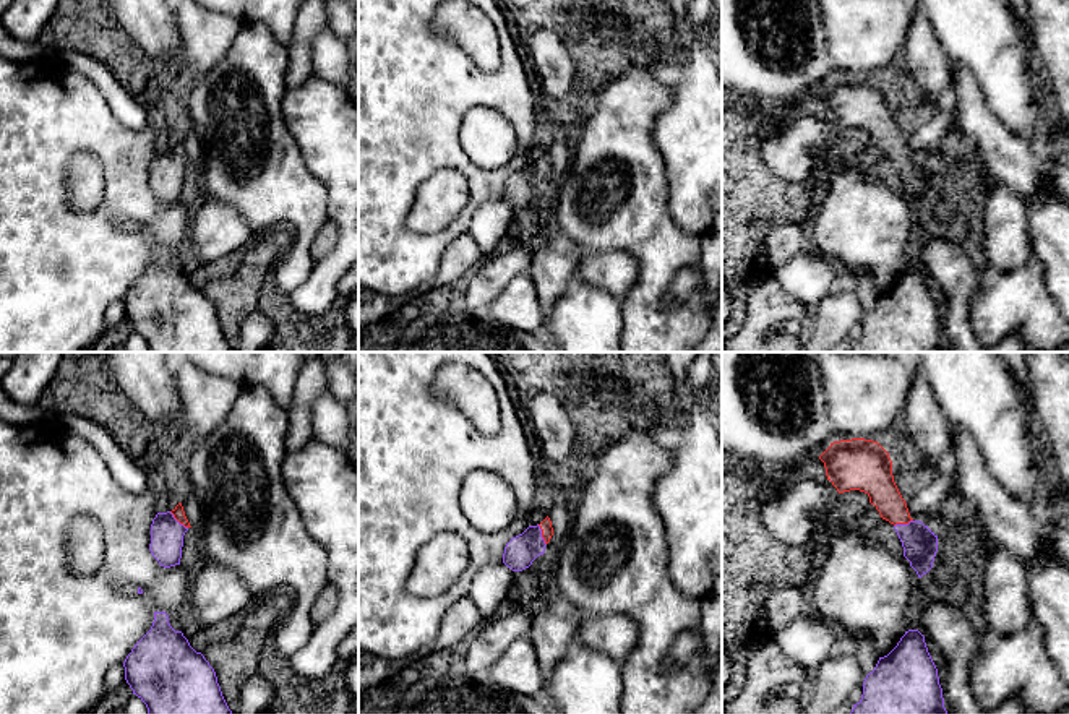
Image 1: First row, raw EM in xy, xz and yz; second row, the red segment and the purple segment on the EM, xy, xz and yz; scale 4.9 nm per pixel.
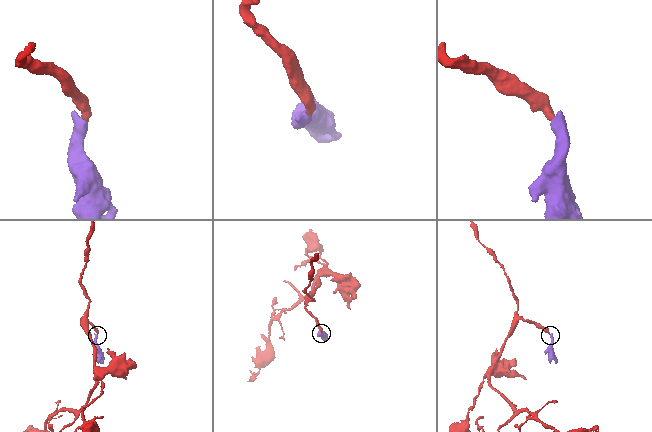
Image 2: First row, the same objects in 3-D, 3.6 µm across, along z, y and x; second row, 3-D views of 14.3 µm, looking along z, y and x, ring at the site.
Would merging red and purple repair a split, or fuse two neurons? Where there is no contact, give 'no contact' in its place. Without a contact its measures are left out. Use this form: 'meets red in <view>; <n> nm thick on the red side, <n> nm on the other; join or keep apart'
meets red in xy; 60 nm thick on the red side, 160 nm on the other; join

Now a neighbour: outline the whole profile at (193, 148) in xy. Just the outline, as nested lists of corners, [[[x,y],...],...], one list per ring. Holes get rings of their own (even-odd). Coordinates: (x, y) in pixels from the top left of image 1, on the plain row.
[[[190,130],[188,133],[183,135],[182,138],[185,153],[190,159],[191,164],[200,164],[203,159],[203,144],[198,138],[198,135],[195,133],[195,130]]]

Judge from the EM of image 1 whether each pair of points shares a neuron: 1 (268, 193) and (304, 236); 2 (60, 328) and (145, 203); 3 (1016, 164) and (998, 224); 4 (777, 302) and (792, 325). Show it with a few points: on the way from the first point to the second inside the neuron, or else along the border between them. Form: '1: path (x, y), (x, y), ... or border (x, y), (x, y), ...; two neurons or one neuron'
1: path (279, 202), (302, 224); one neuron
2: path (60, 291), (60, 281), (107, 215); one neuron
3: border (1001, 182), (1022, 197); two neurons
4: border (794, 317), (766, 335); two neurons

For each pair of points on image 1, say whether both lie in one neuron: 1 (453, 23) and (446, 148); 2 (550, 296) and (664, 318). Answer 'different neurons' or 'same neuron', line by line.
1: different neurons
2: different neurons

